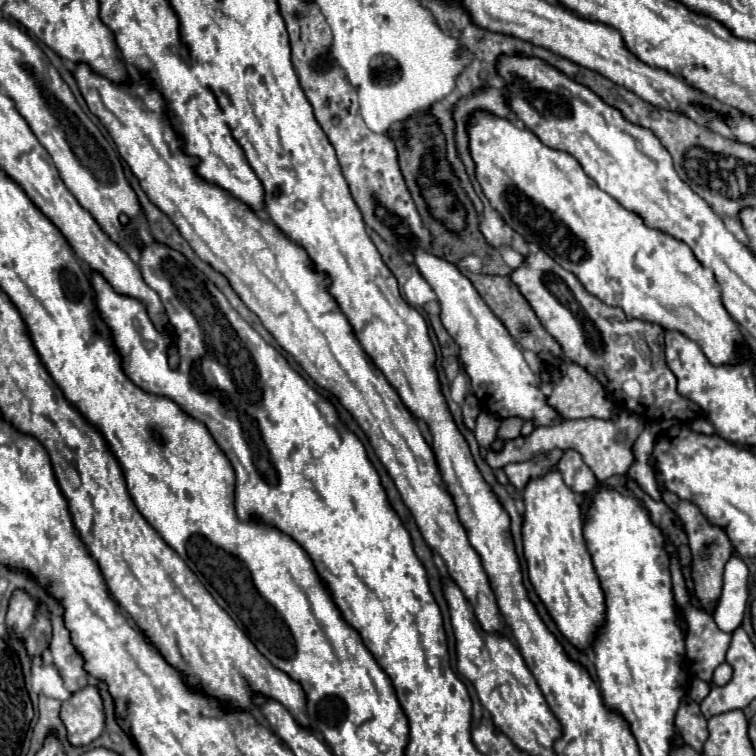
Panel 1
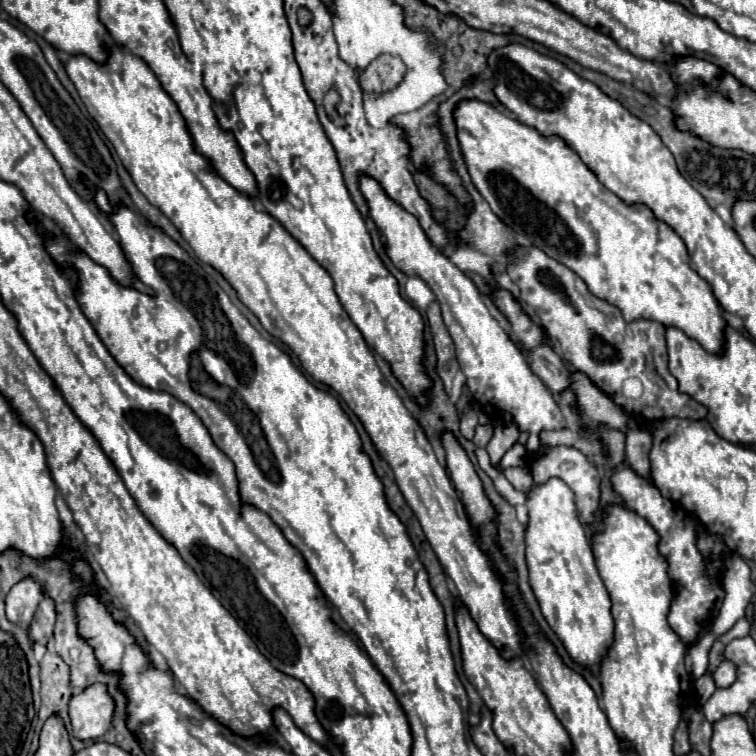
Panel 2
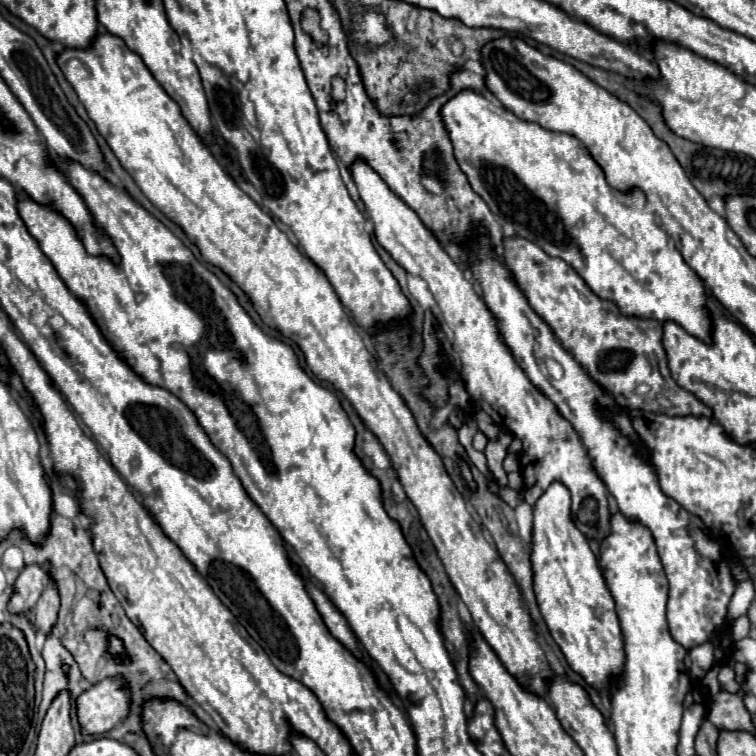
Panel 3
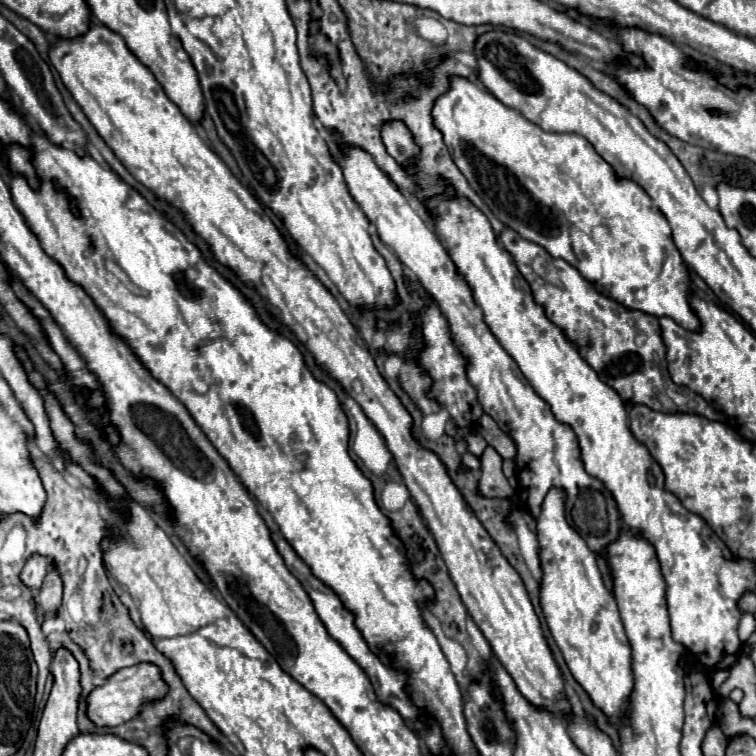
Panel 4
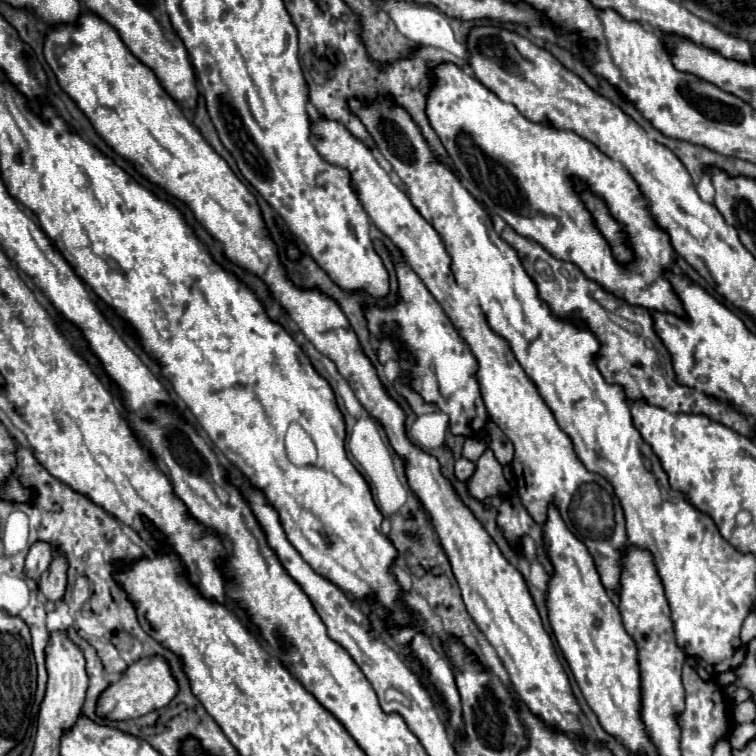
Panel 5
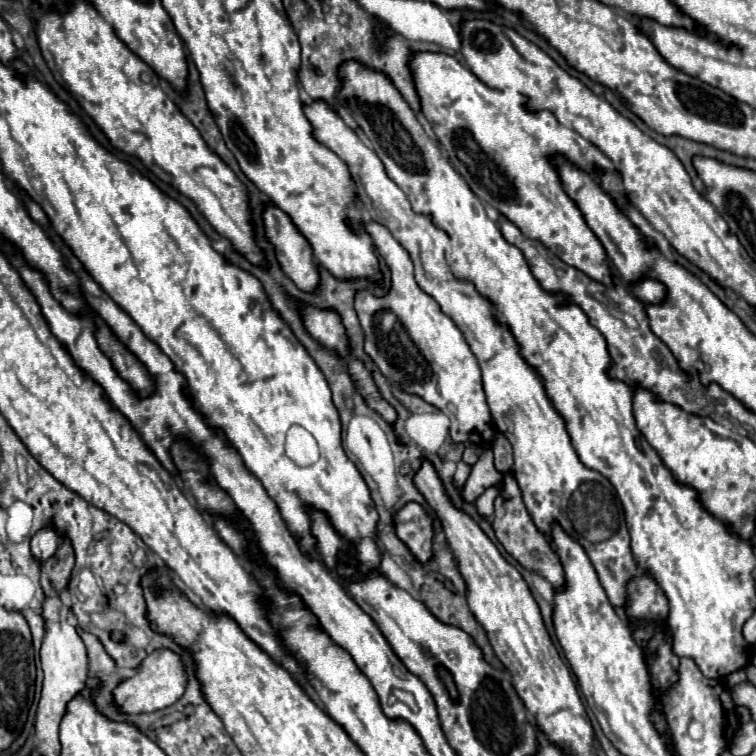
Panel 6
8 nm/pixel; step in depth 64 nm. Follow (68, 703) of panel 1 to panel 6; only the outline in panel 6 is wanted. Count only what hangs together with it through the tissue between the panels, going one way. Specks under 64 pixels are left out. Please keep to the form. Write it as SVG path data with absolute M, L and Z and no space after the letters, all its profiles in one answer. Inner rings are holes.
M156 650L140 662L138 672L132 678L126 678L112 690L112 696L120 712L142 714L142 712L154 712L172 706L184 694L184 690L186 690L186 674L180 656L174 654L172 650Z

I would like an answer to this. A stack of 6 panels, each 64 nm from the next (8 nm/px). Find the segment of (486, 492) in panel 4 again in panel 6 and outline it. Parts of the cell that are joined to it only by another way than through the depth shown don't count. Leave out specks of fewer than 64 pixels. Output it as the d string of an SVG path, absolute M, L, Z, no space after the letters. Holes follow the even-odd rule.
M484 450L478 458L478 462L472 466L472 474L468 476L462 496L466 502L474 502L486 488L490 486L502 486L502 474L494 466L492 450Z

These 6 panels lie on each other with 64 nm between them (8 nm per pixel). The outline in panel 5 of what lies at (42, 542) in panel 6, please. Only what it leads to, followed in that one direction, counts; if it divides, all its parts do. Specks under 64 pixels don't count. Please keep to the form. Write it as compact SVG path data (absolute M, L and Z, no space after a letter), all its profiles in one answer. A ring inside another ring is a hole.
M36 542L34 546L30 546L28 554L26 554L26 566L24 572L28 578L32 580L40 580L40 576L46 572L46 568L52 562L52 548L46 542Z

